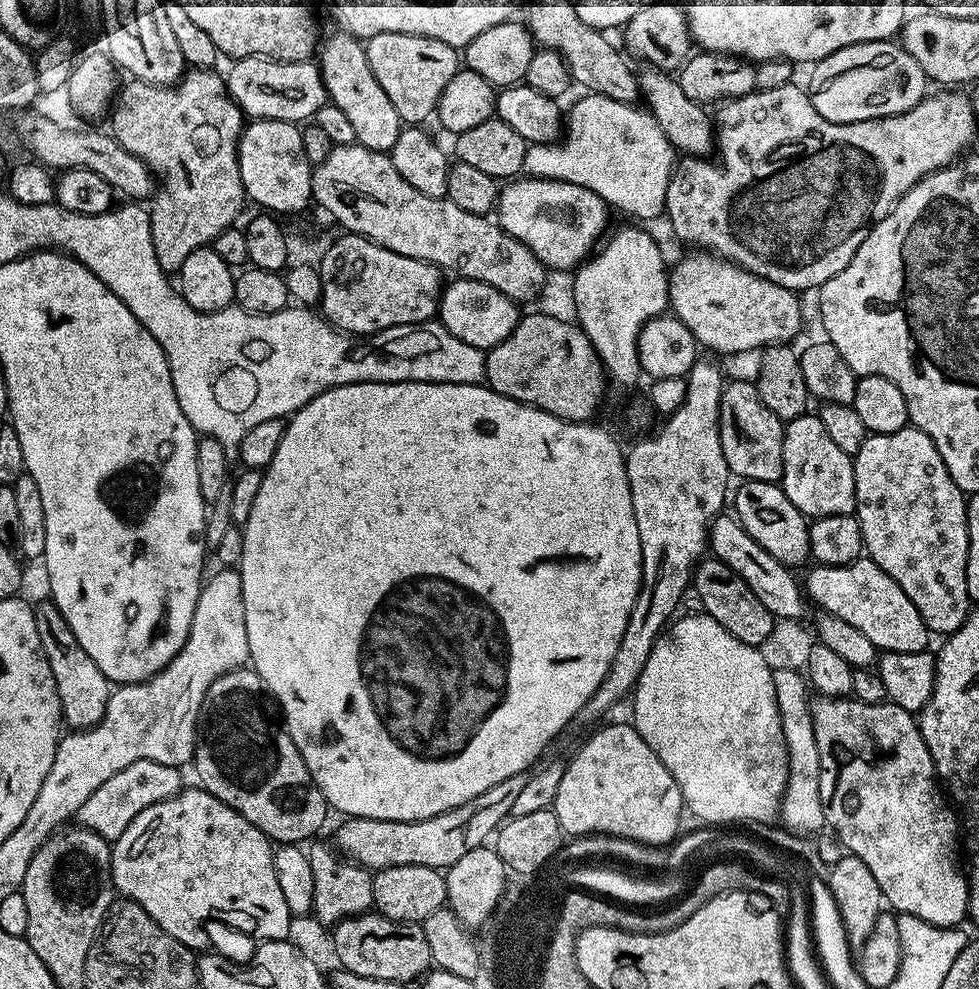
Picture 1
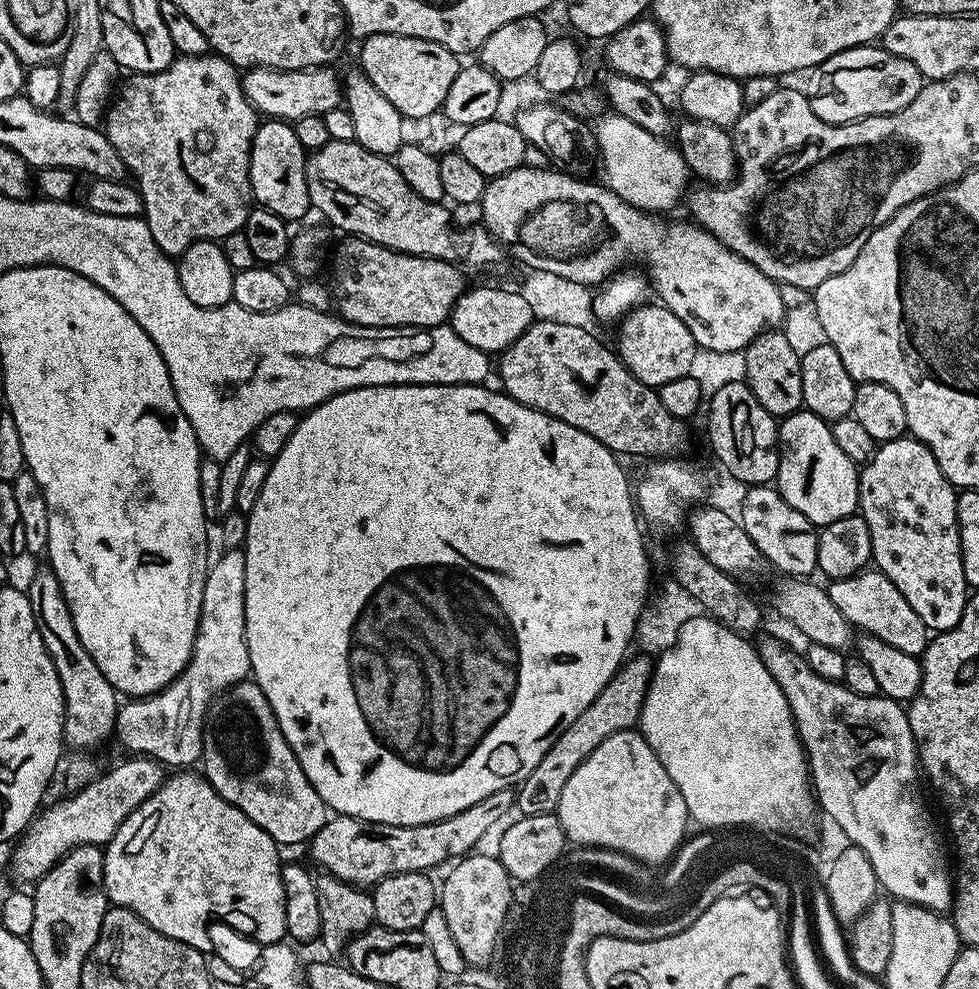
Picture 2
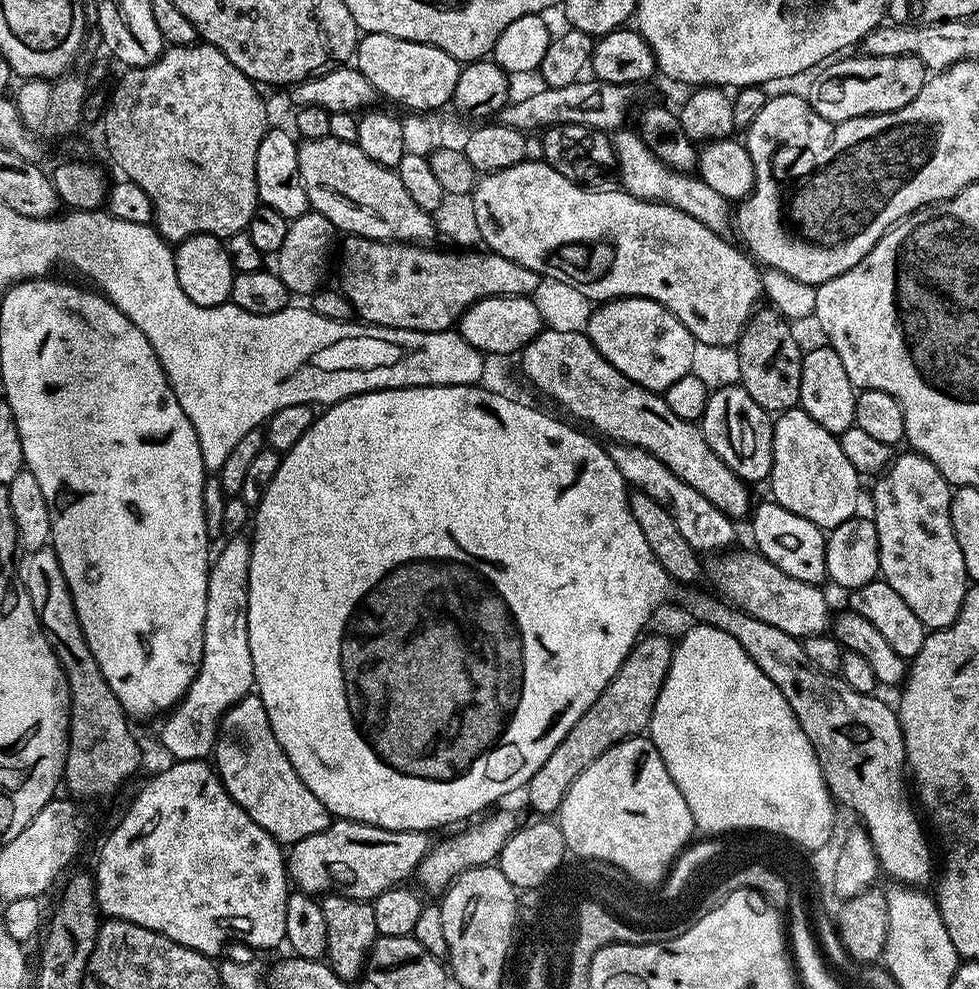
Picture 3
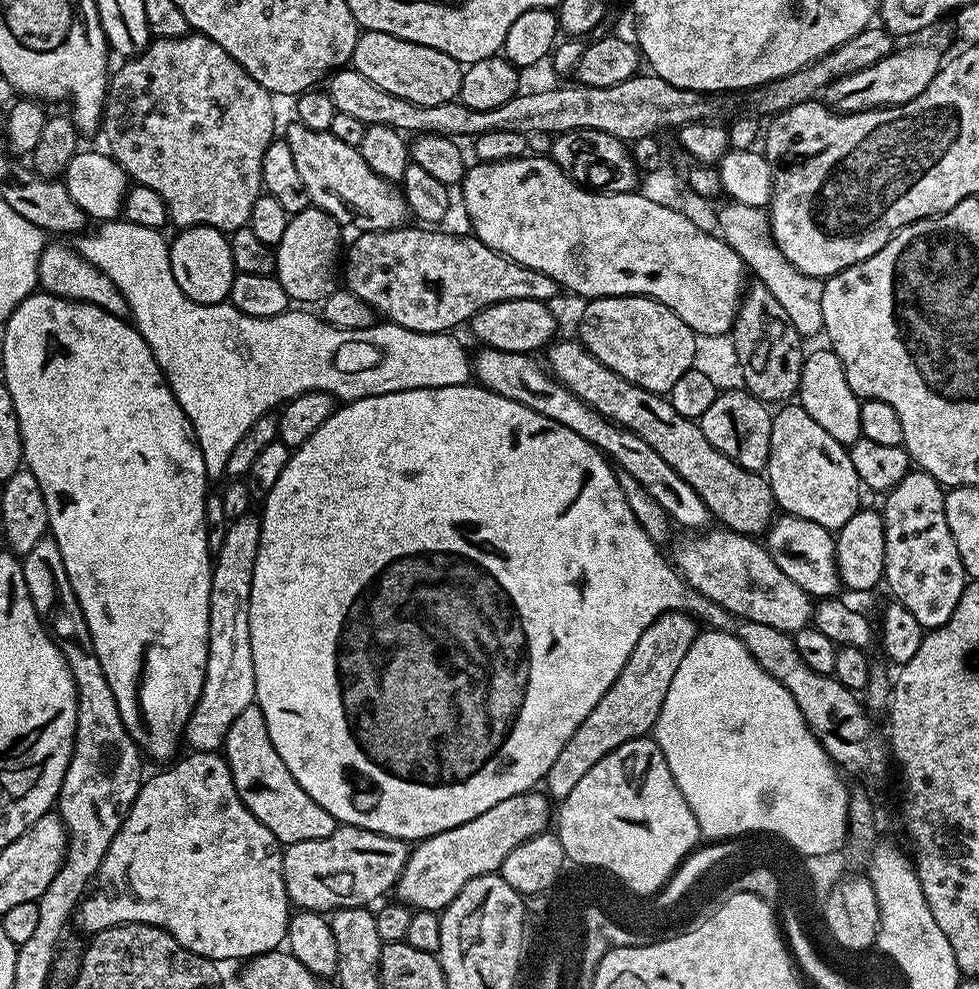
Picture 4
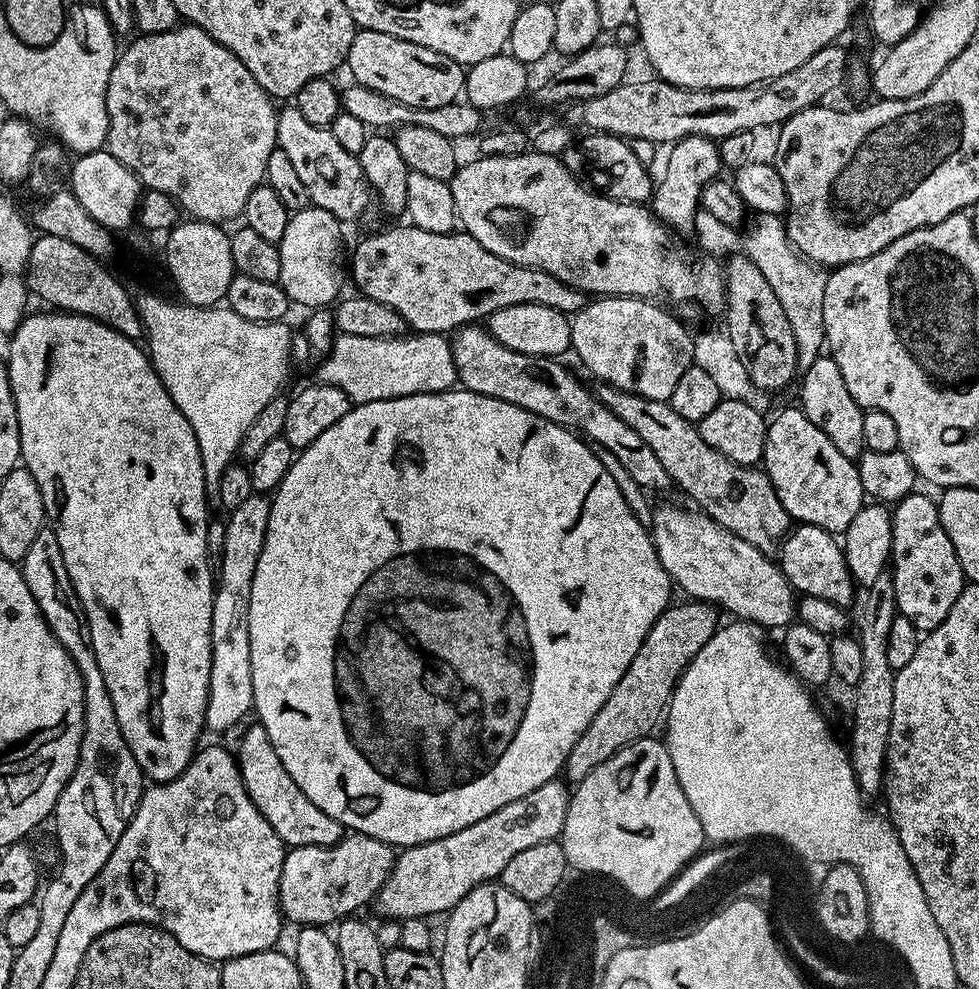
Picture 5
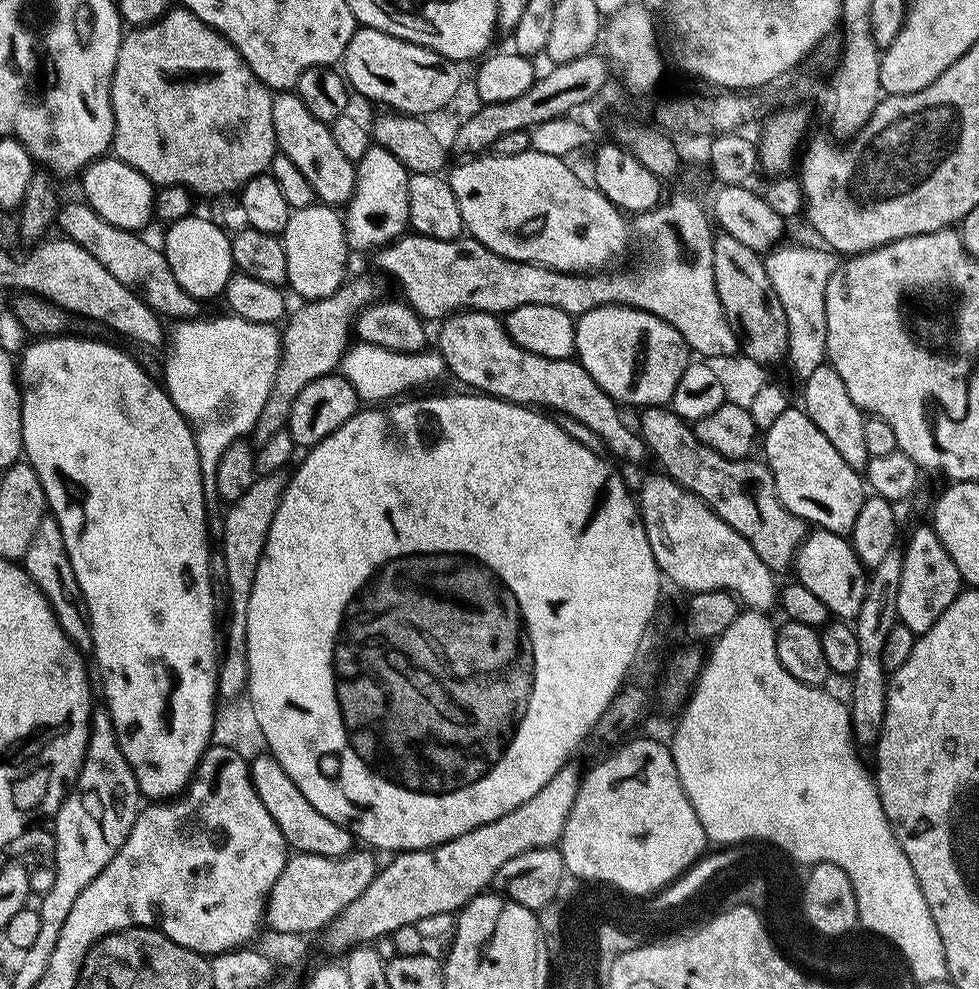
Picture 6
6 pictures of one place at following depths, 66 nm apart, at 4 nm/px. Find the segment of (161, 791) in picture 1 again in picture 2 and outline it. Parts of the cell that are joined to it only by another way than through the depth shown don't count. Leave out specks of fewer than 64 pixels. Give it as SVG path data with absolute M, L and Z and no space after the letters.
M142 755L124 759L128 760L114 765L109 772L101 771L80 791L50 808L45 807L33 819L15 845L16 853L12 856L12 872L18 879L29 882L42 879L71 848L86 844L108 845L114 834L118 834L118 826L122 826L122 822L126 822L126 818L130 818L130 814L134 814L150 794L160 789L166 779L165 765Z

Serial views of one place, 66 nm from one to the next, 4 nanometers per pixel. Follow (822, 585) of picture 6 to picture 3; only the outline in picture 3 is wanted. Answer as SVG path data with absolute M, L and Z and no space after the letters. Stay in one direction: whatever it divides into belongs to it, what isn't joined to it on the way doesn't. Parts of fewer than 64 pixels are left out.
M771 498L765 500L765 504L757 503L750 512L752 540L756 543L753 544L755 551L770 562L774 562L774 566L778 566L778 570L782 570L782 574L790 574L790 578L798 578L798 582L823 585L828 574L826 546L824 545L825 529L819 528L814 522L810 522L790 510L786 510Z

